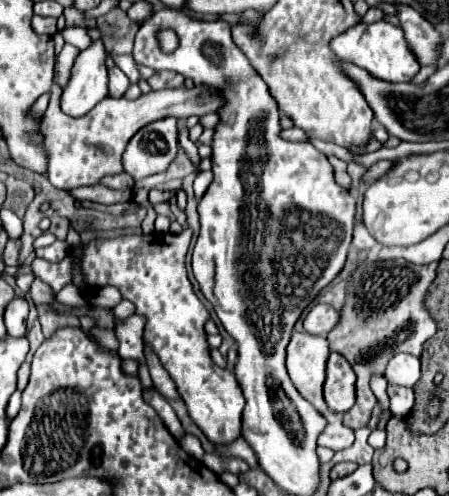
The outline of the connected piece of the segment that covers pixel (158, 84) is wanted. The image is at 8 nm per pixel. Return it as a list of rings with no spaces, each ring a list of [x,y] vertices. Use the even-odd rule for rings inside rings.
[[[157,72],[155,76],[151,76],[149,86],[153,90],[163,90],[163,88],[177,88],[183,84],[183,76],[175,74],[175,72]]]

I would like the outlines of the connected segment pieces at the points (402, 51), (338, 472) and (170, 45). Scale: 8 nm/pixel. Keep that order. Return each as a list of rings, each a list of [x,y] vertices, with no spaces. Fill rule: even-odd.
[[[385,20],[375,24],[361,22],[357,26],[351,26],[331,42],[331,50],[337,54],[337,58],[363,68],[373,78],[379,78],[385,82],[409,82],[413,74],[419,72],[419,64],[415,56],[409,52],[409,46],[403,38],[403,30]]]
[[[339,462],[339,464],[335,464],[333,470],[331,470],[331,480],[337,480],[337,478],[347,476],[347,474],[351,474],[355,468],[357,468],[355,462]]]
[[[163,30],[163,32],[159,32],[159,44],[161,44],[163,52],[173,52],[179,46],[179,40],[173,30]]]

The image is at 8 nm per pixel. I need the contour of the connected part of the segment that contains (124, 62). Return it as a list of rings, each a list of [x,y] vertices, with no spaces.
[[[107,52],[107,58],[113,58],[115,66],[121,68],[129,76],[131,84],[139,82],[139,68],[137,68],[137,62],[133,60],[131,54],[113,54],[113,52]]]

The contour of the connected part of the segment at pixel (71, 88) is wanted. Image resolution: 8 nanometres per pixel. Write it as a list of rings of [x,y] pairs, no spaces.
[[[95,40],[83,50],[71,70],[71,78],[61,94],[61,110],[67,116],[85,116],[97,102],[107,96],[105,44]]]

